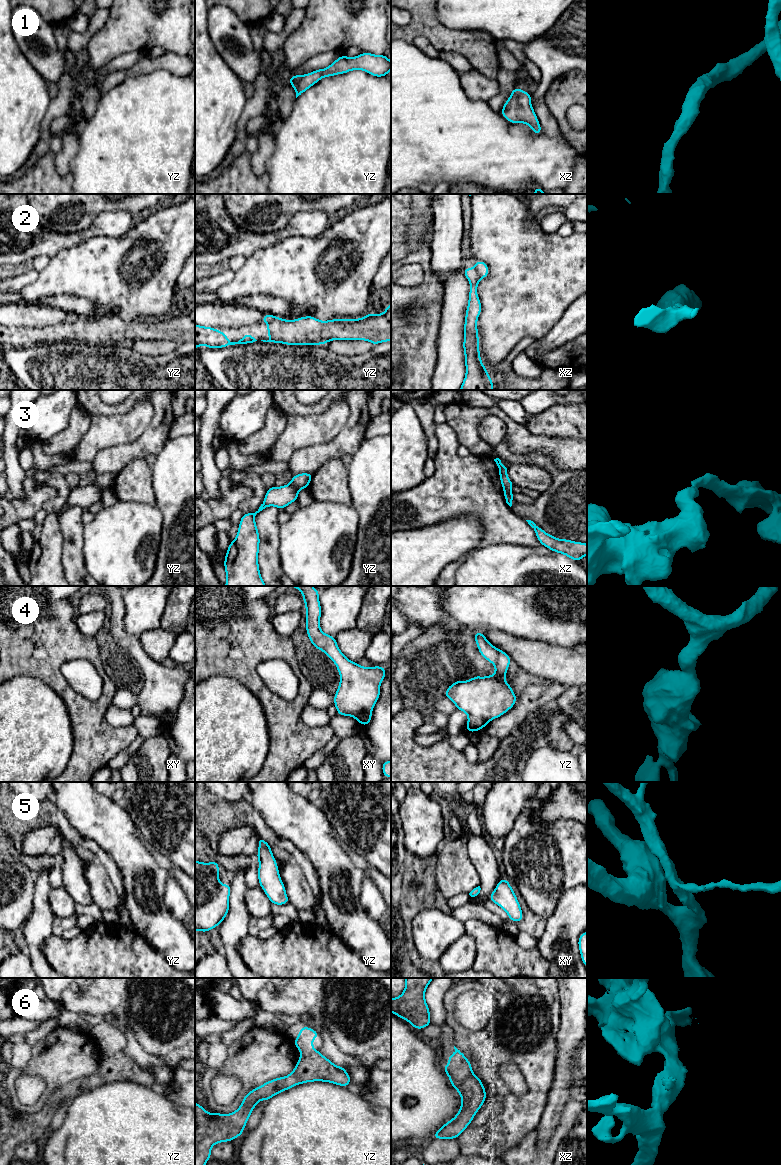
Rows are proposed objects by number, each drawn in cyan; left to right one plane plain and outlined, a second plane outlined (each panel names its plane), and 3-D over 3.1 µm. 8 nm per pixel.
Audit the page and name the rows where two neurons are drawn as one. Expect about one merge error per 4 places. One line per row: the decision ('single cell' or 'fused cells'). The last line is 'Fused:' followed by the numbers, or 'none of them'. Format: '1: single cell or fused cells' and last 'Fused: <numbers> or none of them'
1: single cell
2: single cell
3: fused cells
4: single cell
5: single cell
6: single cell
Fused: 3

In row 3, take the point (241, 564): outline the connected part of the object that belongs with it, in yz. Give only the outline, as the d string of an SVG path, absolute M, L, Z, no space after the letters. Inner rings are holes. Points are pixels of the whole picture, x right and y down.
M291 483L273 486L267 490L263 503L255 513L243 514L237 536L231 541L224 559L225 586L267 586L259 571L260 537L255 516L268 506L282 510L297 500L298 490Z

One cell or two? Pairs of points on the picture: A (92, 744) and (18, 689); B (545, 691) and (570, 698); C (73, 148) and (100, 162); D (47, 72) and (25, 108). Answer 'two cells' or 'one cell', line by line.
A: two cells
B: two cells
C: two cells
D: two cells

